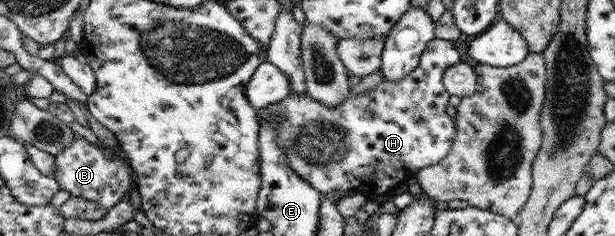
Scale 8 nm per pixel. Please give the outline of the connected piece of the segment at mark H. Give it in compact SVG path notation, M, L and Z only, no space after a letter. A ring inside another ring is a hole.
M443 39L429 41L421 53L418 66L401 81L379 83L367 94L348 95L346 100L334 107L320 103L307 93L290 93L277 104L270 104L257 109L261 122L273 120L278 131L280 143L289 165L304 177L322 195L331 194L334 202L354 193L361 193L367 200L386 199L399 185L405 186L411 169L425 169L443 161L451 153L452 143L456 137L456 123L445 113L449 103L449 94L444 87L443 75L448 67L461 62L461 53L454 43Z

